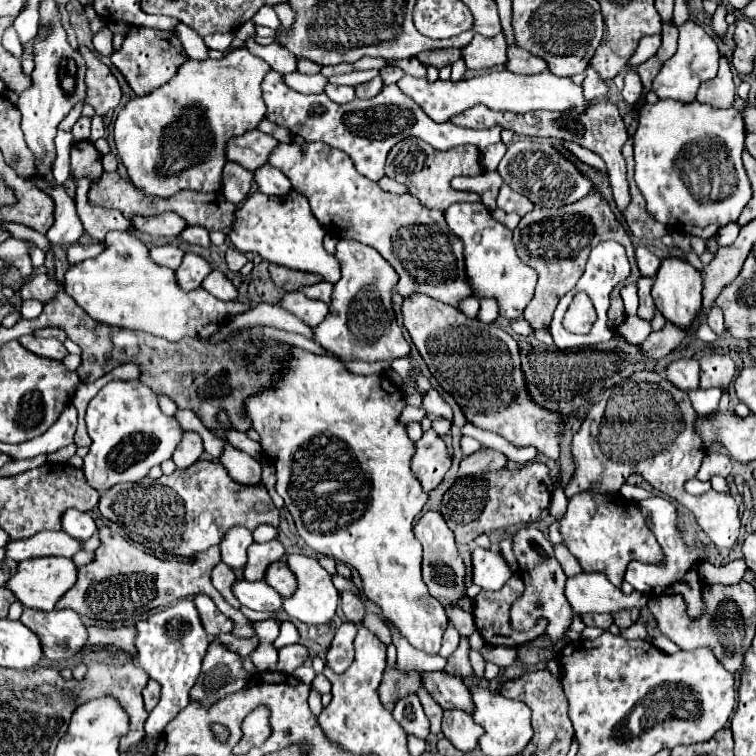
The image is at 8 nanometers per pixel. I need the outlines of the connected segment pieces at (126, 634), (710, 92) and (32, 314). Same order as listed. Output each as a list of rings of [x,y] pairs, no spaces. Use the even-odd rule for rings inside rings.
[[[90,625],[88,631],[88,643],[90,645],[112,645],[116,649],[122,649],[122,653],[130,653],[136,657],[134,651],[134,631],[132,627],[98,627]]]
[[[722,56],[719,60],[718,75],[700,85],[700,89],[696,93],[696,101],[708,103],[712,107],[726,109],[726,107],[732,107],[734,95],[736,95],[736,85],[732,81],[730,61],[725,56]]]
[[[26,300],[21,305],[21,316],[26,319],[33,319],[40,315],[43,311],[44,304],[38,300]]]

